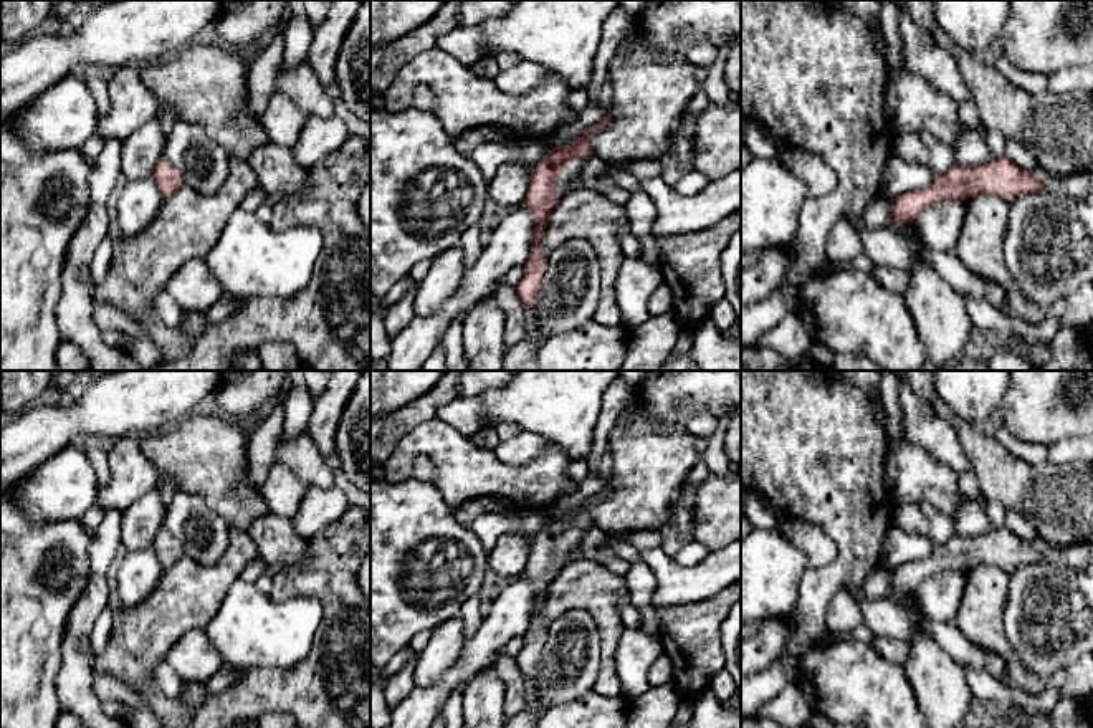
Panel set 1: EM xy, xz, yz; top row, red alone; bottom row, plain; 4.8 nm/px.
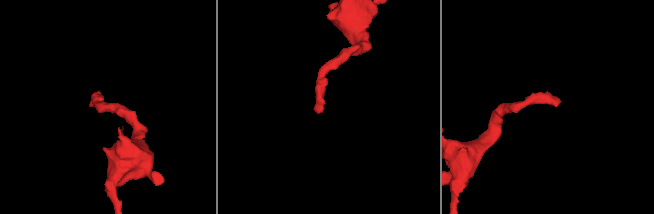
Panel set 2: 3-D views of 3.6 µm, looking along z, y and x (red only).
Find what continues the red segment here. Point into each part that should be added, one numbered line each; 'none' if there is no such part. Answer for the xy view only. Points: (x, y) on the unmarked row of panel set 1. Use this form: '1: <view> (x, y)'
none

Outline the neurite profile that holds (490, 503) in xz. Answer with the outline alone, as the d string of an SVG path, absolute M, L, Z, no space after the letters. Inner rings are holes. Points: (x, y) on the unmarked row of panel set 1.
M483 496L480 498L484 511L488 513L501 513L501 515L519 515L521 511L513 506L509 501L499 496Z

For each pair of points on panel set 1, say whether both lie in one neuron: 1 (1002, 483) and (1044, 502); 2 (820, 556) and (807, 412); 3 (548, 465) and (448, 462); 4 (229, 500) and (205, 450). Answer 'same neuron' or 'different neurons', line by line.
1: same neuron
2: different neurons
3: same neuron
4: same neuron

